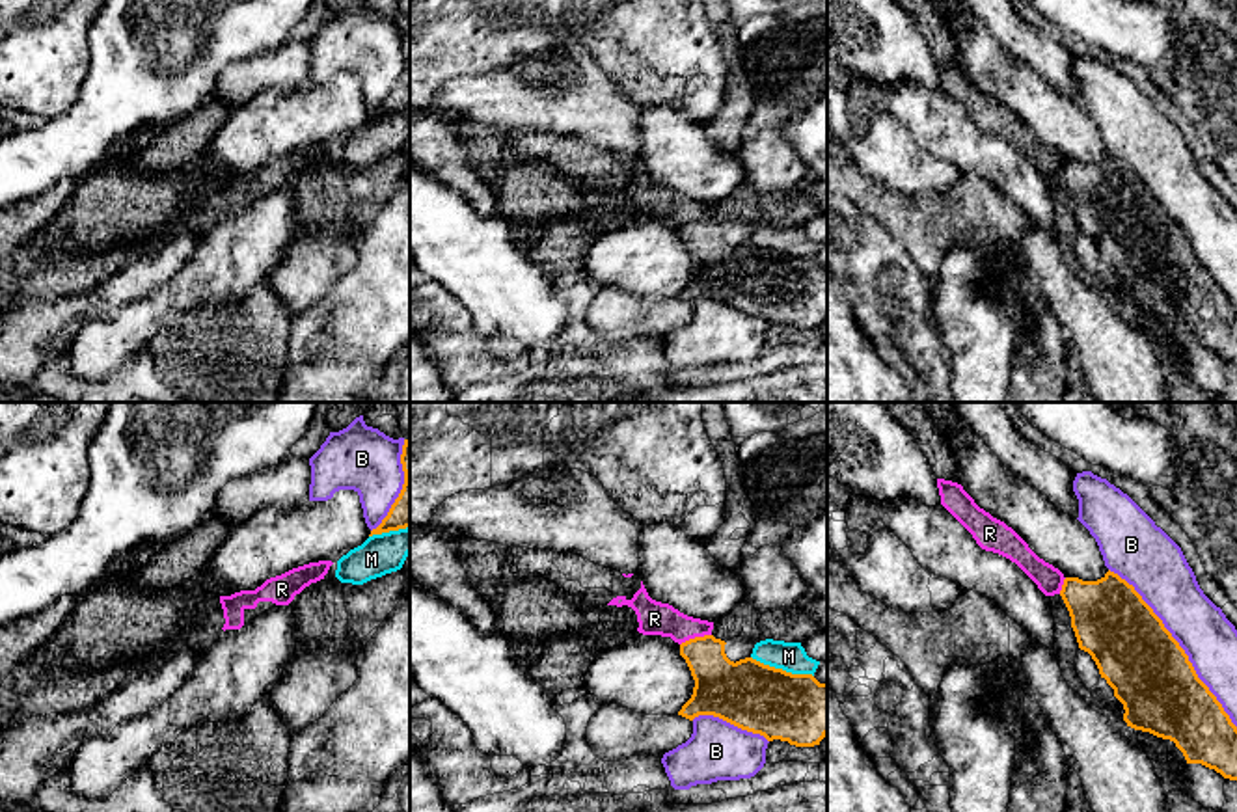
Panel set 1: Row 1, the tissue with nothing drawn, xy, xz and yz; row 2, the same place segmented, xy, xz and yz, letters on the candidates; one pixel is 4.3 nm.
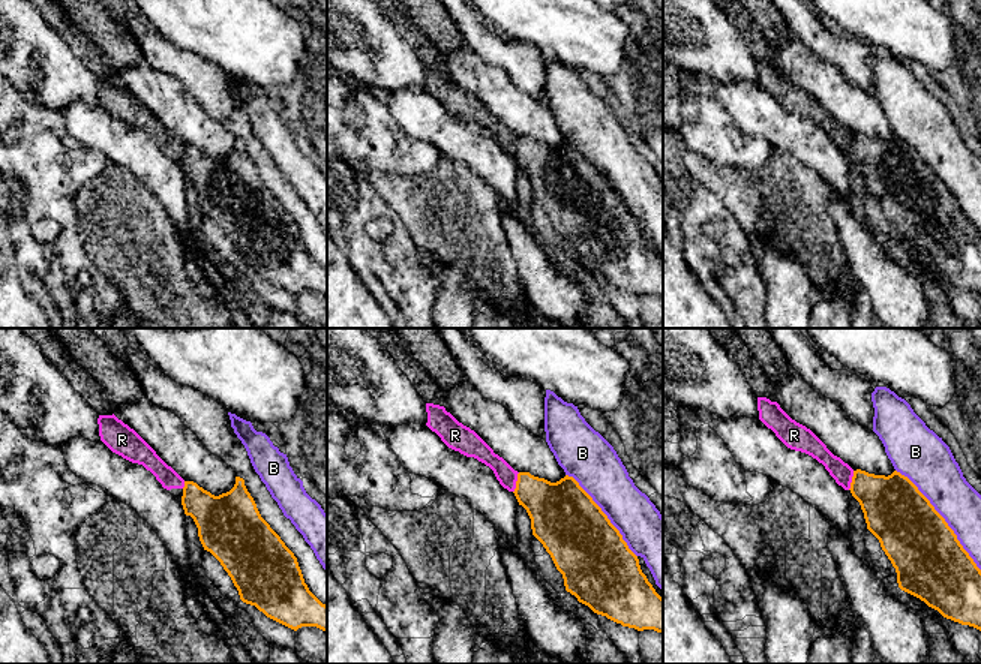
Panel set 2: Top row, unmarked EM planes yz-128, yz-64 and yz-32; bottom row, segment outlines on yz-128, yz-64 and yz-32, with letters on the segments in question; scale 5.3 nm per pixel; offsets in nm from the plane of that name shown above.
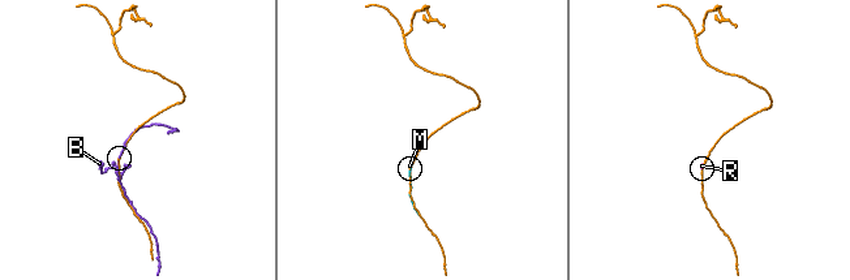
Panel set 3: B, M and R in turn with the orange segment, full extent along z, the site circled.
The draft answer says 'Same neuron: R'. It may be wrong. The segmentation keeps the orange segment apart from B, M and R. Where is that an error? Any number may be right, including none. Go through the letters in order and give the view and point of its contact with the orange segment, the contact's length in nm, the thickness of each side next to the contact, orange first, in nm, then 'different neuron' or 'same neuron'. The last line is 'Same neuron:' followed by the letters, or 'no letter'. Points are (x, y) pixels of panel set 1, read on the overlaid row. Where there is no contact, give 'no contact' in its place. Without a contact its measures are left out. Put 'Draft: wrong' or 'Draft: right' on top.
Draft: wrong
B: yz (1178, 645) | 900 nm | 360/240 nm | different neuron
M: xz (781, 669) | 280 nm | 300/130 nm | different neuron
R: xz (695, 637) | 140 nm | 240/140 nm | different neuron
Same neuron: no letter

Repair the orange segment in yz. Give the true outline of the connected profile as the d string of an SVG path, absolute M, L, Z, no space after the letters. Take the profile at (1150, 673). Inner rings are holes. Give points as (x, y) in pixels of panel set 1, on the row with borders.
M1108 570L1097 581L1066 577L1060 596L1079 648L1092 656L1101 678L1123 704L1127 726L1170 739L1187 764L1202 764L1224 778L1237 780L1237 726L1135 587Z

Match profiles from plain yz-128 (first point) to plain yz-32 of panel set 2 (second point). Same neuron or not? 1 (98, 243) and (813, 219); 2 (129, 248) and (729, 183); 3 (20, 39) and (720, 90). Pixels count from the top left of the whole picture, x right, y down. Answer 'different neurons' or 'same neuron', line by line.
1: same neuron
2: same neuron
3: different neurons

